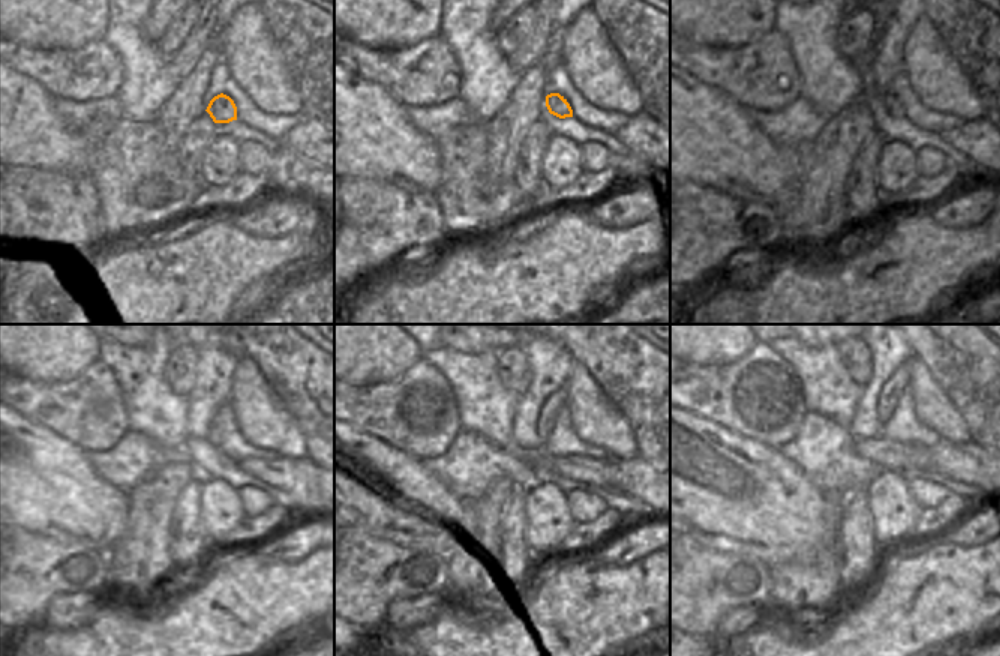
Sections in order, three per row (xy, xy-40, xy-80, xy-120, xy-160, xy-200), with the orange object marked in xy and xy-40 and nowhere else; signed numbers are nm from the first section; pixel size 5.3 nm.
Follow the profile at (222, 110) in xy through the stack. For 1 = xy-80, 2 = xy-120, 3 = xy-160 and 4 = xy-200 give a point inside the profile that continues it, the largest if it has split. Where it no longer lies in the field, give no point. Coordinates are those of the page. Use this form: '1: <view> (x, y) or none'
1: xy-80 (892, 105)
2: xy-120 (215, 437)
3: xy-160 (556, 401)
4: xy-200 (892, 389)

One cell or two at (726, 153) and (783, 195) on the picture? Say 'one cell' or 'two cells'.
one cell

